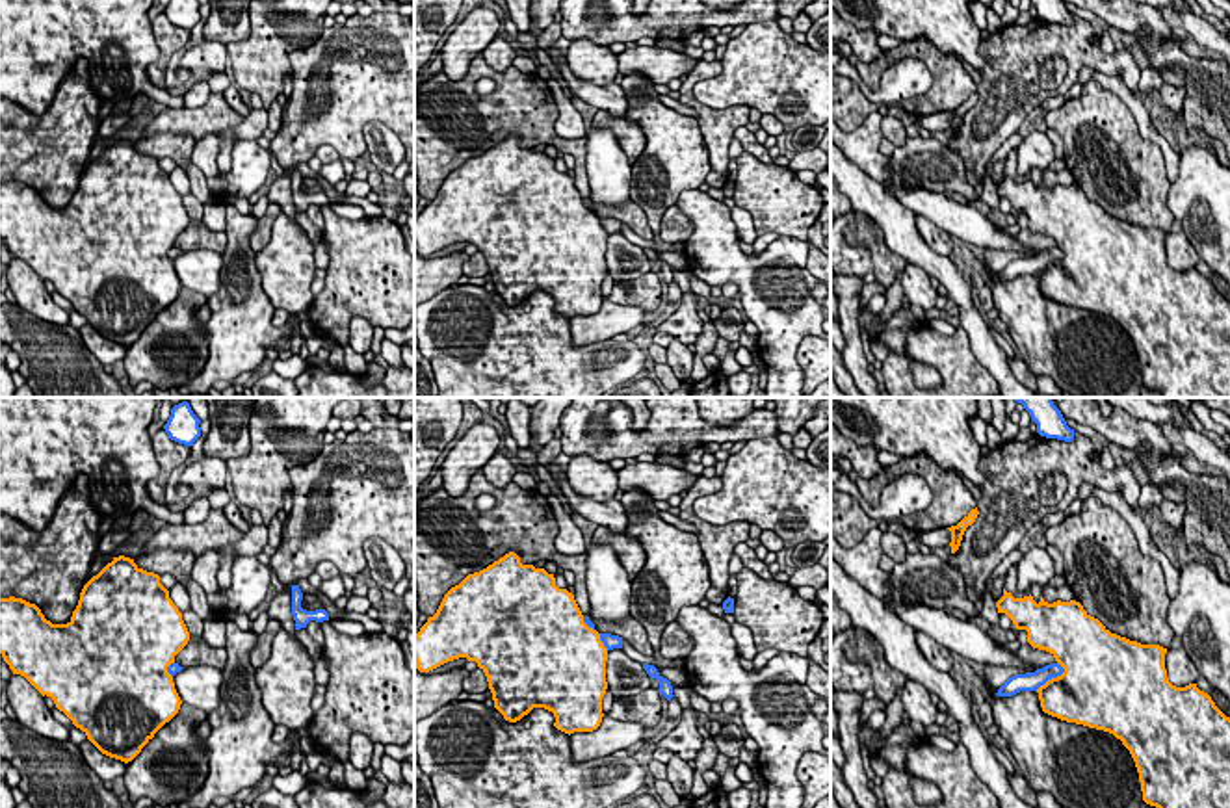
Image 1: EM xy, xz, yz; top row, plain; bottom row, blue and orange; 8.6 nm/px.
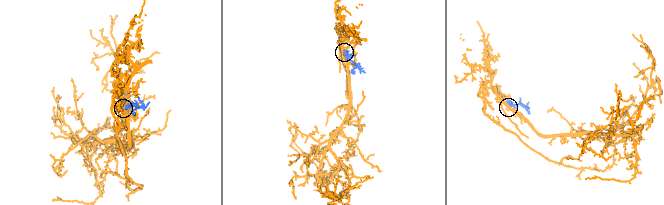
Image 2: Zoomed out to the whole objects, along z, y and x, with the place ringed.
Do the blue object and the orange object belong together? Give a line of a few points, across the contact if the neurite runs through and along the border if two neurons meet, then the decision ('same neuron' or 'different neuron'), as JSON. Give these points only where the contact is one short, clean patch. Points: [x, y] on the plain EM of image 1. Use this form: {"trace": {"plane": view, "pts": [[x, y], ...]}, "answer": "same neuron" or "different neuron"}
{"answer": "same neuron"}

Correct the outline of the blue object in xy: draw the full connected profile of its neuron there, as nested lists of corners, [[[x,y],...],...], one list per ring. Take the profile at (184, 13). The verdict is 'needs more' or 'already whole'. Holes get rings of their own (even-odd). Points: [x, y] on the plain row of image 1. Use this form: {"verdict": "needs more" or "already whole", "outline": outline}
{"verdict": "already whole", "outline": [[[169,0],[164,13],[171,24],[184,30],[193,30],[193,26],[201,20],[199,7],[201,4],[197,0]]]}

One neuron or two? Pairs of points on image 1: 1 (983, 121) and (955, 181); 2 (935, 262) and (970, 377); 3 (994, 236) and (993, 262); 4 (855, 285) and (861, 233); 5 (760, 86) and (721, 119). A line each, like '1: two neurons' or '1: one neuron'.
1: two neurons
2: two neurons
3: two neurons
4: two neurons
5: two neurons

